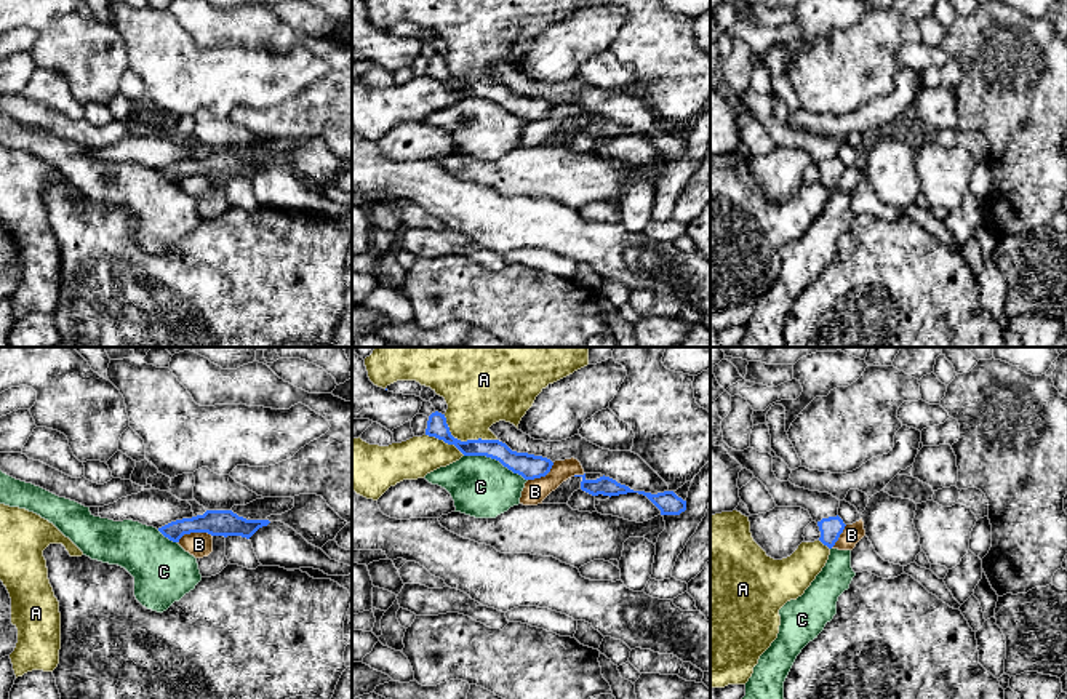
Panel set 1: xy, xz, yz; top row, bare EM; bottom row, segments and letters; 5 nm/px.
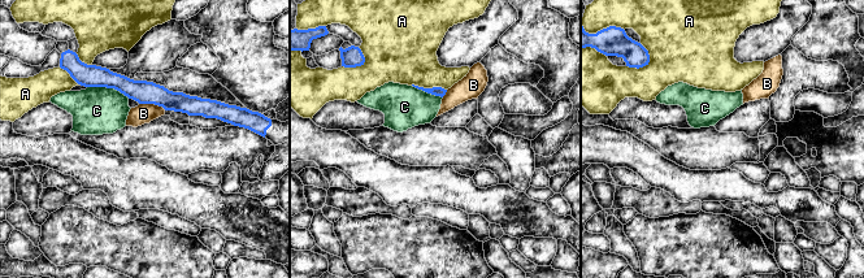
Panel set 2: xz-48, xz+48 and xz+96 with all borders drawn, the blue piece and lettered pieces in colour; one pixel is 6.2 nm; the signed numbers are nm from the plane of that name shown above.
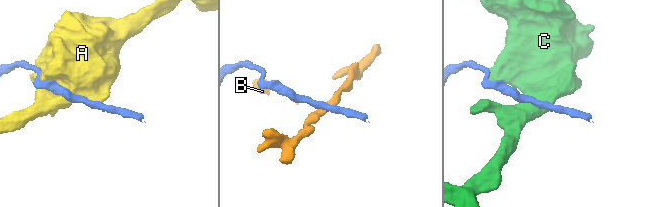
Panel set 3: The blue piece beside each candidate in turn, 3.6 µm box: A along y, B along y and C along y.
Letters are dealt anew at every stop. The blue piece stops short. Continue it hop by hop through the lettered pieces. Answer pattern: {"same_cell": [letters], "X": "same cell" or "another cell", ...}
{"same_cell": [], "A": "another cell", "B": "another cell", "C": "another cell"}

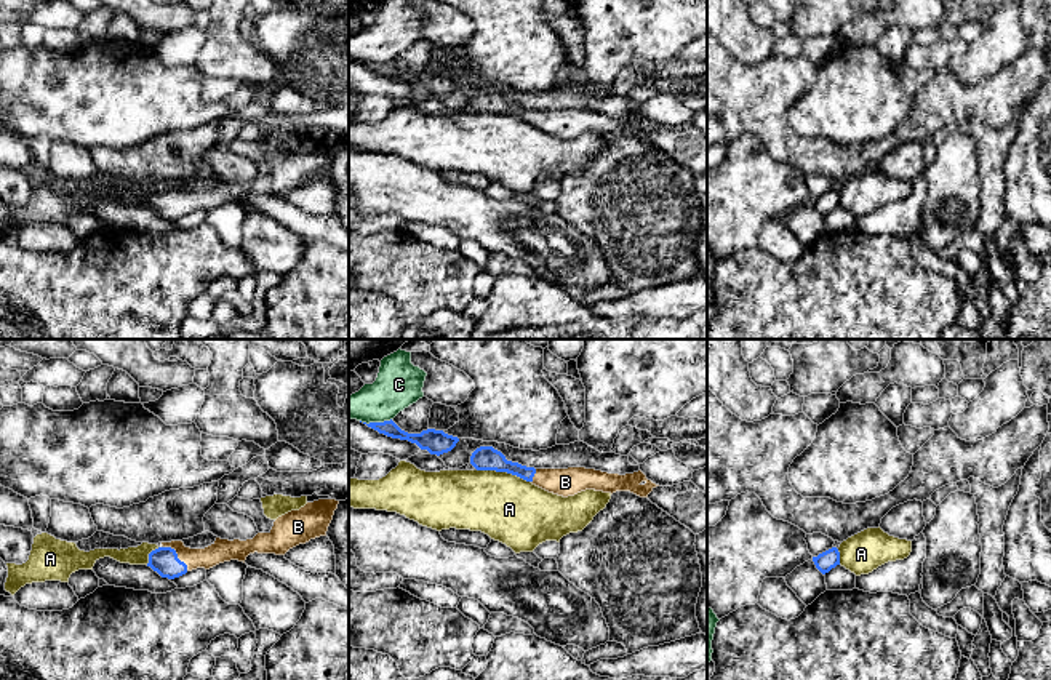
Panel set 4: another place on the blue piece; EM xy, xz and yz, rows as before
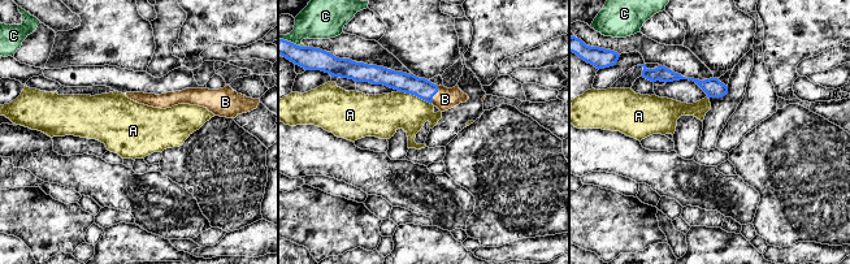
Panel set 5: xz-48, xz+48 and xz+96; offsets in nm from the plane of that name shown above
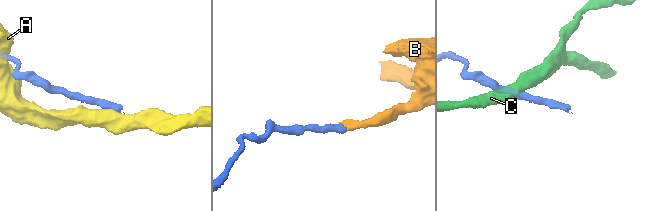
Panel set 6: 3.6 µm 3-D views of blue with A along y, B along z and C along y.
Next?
{"same_cell": ["B"], "A": "another cell", "B": "same cell", "C": "another cell"}

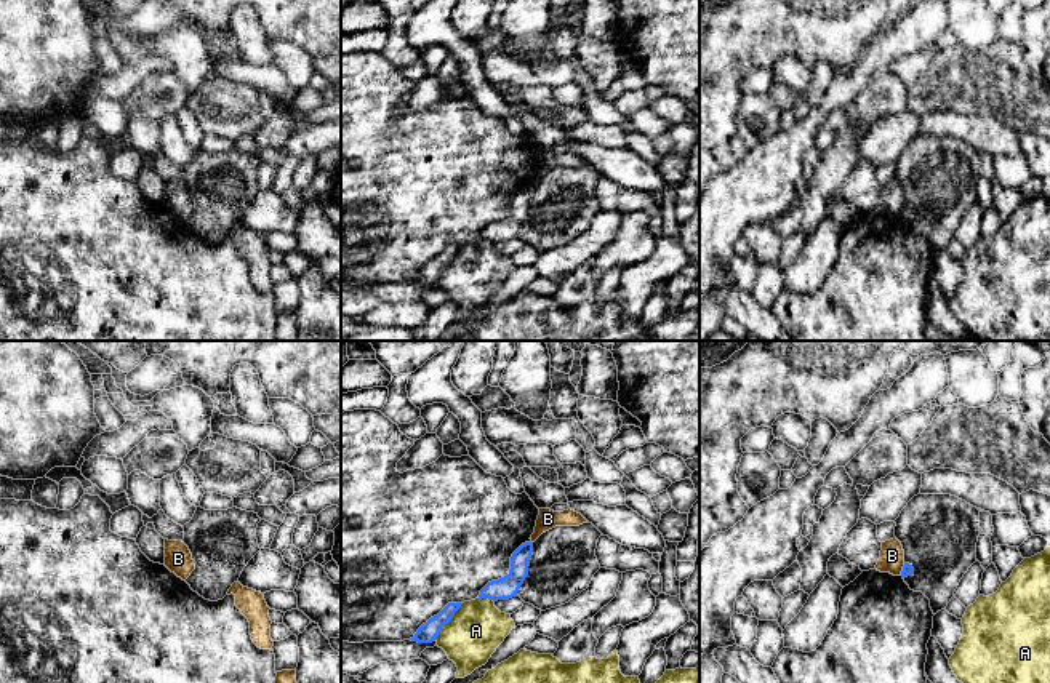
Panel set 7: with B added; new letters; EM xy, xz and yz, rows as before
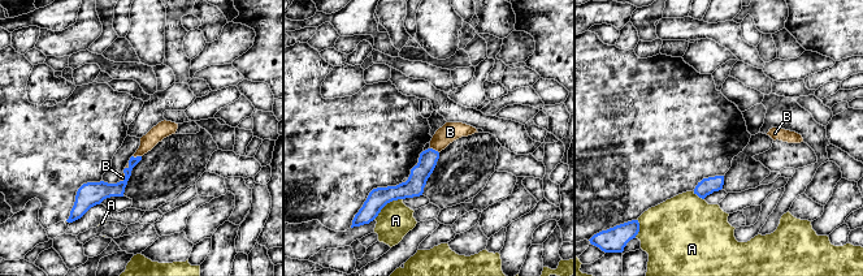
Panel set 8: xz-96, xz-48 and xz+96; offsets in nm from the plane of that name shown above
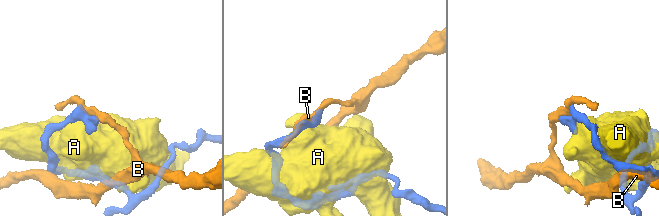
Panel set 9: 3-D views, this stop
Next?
{"same_cell": [], "A": "another cell", "B": "another cell"}

